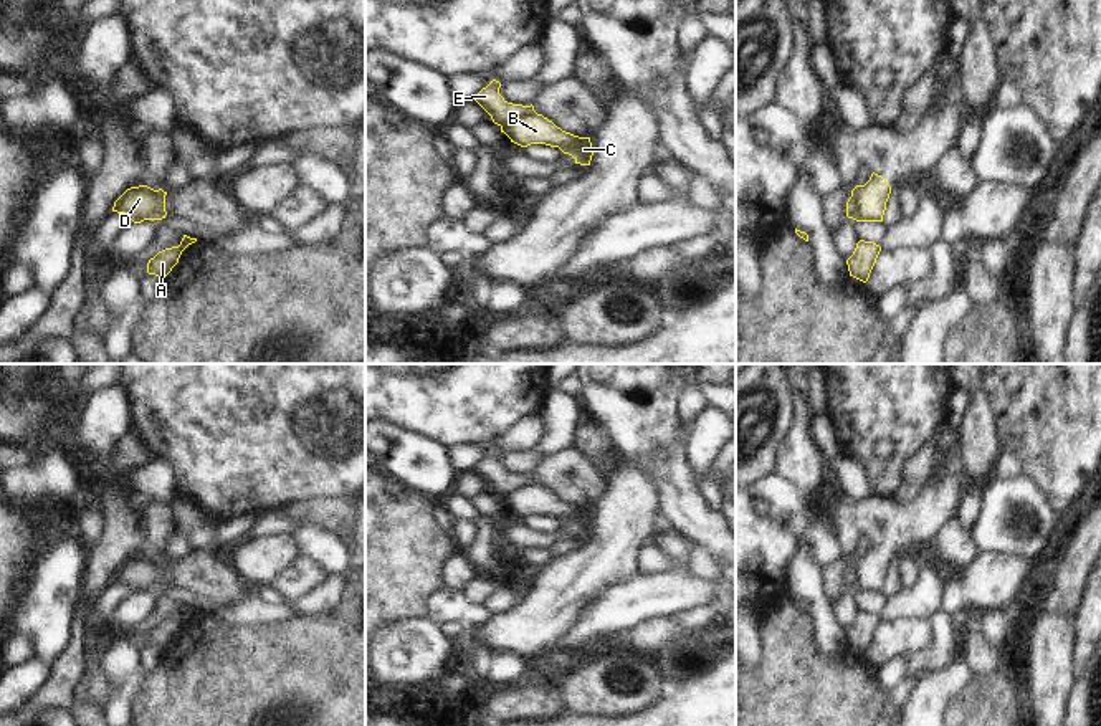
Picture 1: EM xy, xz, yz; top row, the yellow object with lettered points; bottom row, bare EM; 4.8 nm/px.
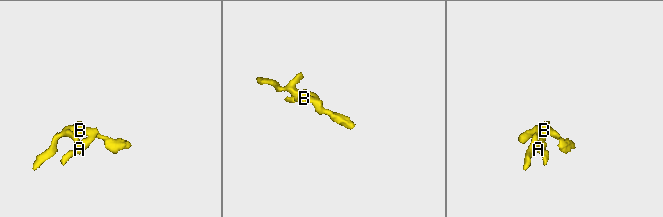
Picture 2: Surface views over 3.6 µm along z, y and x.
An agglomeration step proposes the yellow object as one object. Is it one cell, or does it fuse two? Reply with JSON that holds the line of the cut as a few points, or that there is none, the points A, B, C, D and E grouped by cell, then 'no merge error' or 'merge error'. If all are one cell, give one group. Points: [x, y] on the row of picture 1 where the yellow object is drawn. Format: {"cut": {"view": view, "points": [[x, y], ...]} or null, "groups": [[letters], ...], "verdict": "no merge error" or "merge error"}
{"cut": {"view": "xz", "points": [[534, 111], [516, 116], [501, 126]]}, "groups": [["A", "B", "C"], ["D", "E"]], "verdict": "merge error"}

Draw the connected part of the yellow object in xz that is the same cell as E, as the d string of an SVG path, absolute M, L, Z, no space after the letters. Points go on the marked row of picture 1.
M493 79L486 88L478 93L474 99L491 116L494 124L503 126L516 117L524 117L529 112L536 112L532 104L522 106L508 103L499 94L499 88L501 83Z

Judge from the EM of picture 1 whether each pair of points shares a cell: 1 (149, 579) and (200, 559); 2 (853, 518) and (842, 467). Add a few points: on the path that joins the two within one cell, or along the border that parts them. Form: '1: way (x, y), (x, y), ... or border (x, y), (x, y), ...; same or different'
1: way (162, 579), (187, 573); same
2: border (873, 495), (863, 500), (845, 496); different

